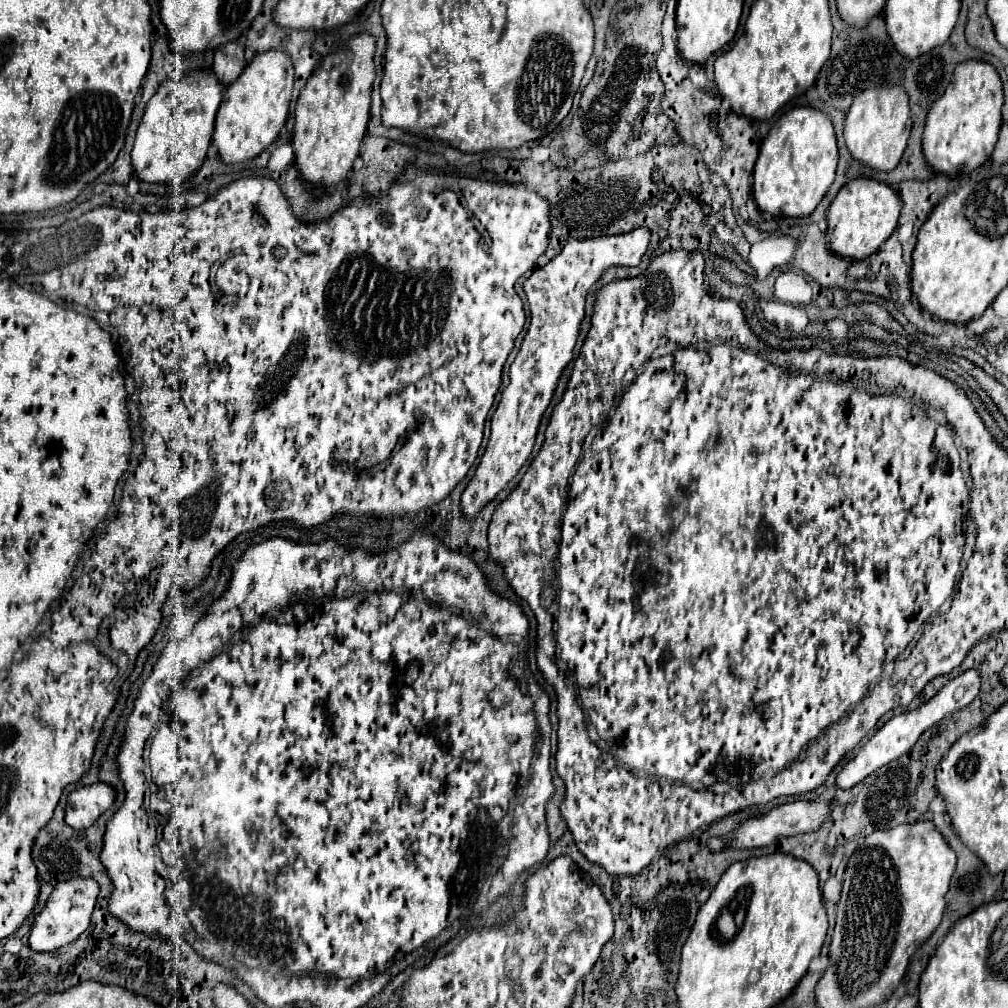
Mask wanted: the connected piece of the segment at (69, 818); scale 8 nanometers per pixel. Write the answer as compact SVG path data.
M107 783L79 787L69 793L65 807L65 821L73 829L89 829L99 815L103 815L117 799L117 791Z

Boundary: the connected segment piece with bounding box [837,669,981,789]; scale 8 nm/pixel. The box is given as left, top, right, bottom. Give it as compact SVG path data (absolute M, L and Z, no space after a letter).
M969 669L969 671L961 673L959 677L951 679L933 699L929 699L929 701L923 703L921 707L917 707L917 709L913 709L913 711L909 711L909 713L895 715L893 719L889 719L889 721L859 749L859 753L843 767L843 771L837 775L837 787L839 787L839 789L851 789L851 787L855 787L857 783L861 783L867 775L871 775L873 771L877 771L879 767L883 767L883 765L887 765L889 761L901 757L901 753L909 751L909 749L917 743L917 739L919 739L929 727L933 727L935 723L939 723L945 715L949 715L949 713L953 713L953 711L957 711L957 709L967 707L967 705L979 695L979 691L981 691L981 675L979 675L979 671Z

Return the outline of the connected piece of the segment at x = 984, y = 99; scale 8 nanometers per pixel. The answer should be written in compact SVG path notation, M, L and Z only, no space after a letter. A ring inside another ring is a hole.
M979 59L961 61L955 67L949 87L927 113L927 123L923 131L923 151L929 167L937 173L957 177L963 173L969 175L975 167L985 163L997 143L1001 127L1001 107L1003 87L995 67Z

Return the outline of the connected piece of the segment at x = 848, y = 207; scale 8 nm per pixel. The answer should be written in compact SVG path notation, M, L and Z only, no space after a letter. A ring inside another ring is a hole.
M855 177L847 181L827 209L827 235L831 251L853 259L865 259L873 255L879 245L883 245L897 229L901 207L903 205L897 191L881 181L871 181L867 177Z

